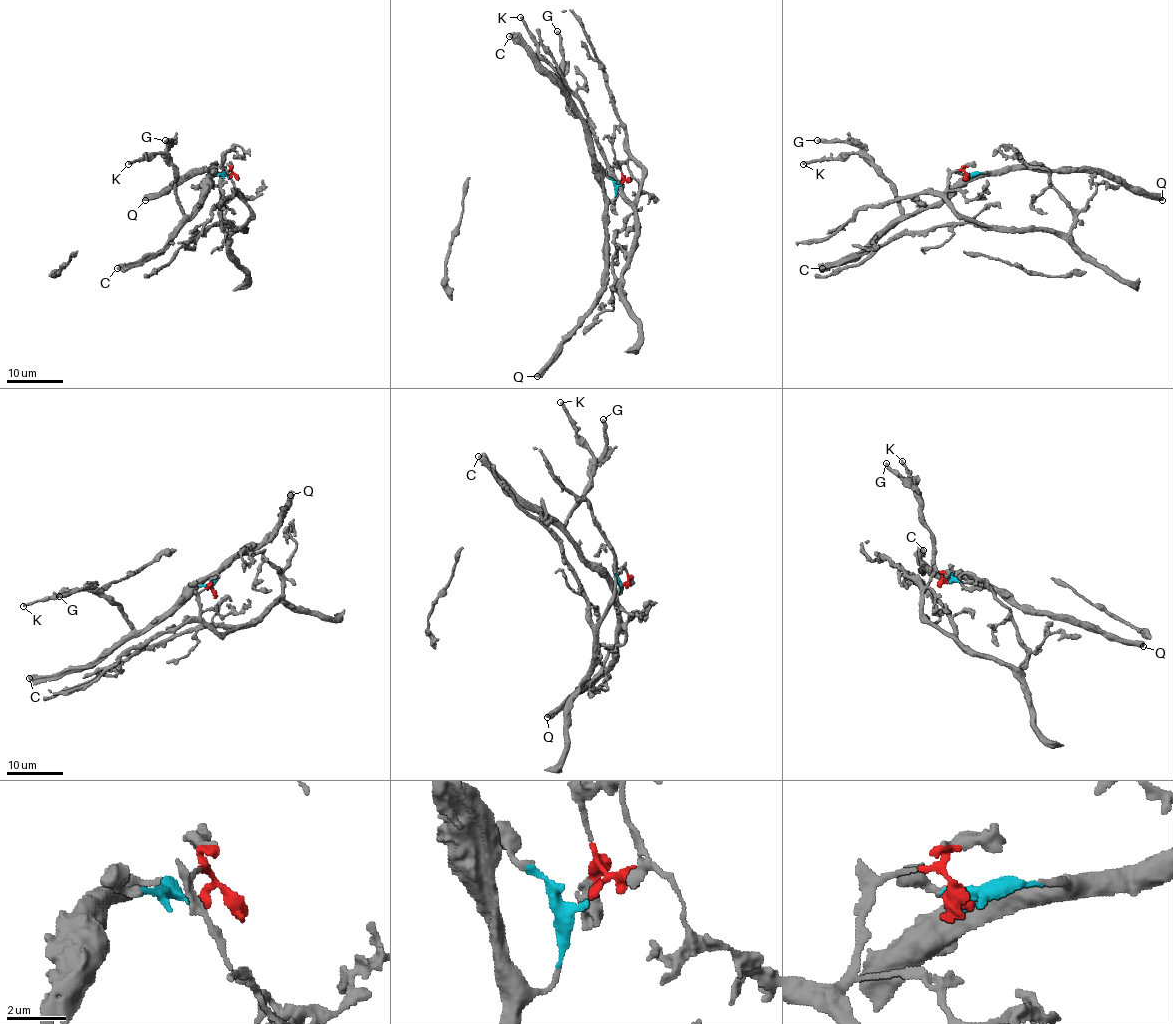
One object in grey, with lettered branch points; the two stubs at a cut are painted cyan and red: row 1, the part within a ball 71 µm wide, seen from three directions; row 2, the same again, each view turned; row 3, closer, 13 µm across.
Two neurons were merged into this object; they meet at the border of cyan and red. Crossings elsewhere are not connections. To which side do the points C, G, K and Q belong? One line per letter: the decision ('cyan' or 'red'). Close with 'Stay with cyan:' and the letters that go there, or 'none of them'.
C: cyan
G: cyan
K: cyan
Q: cyan
Stay with cyan: C, G, K, Q

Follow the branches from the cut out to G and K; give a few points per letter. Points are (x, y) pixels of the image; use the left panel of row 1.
G: (229, 176), (212, 177), (210, 187), (186, 214), (176, 197), (171, 142), (165, 141)
K: (229, 176), (212, 177), (210, 187), (186, 214), (176, 197), (175, 168), (164, 153), (128, 163)

